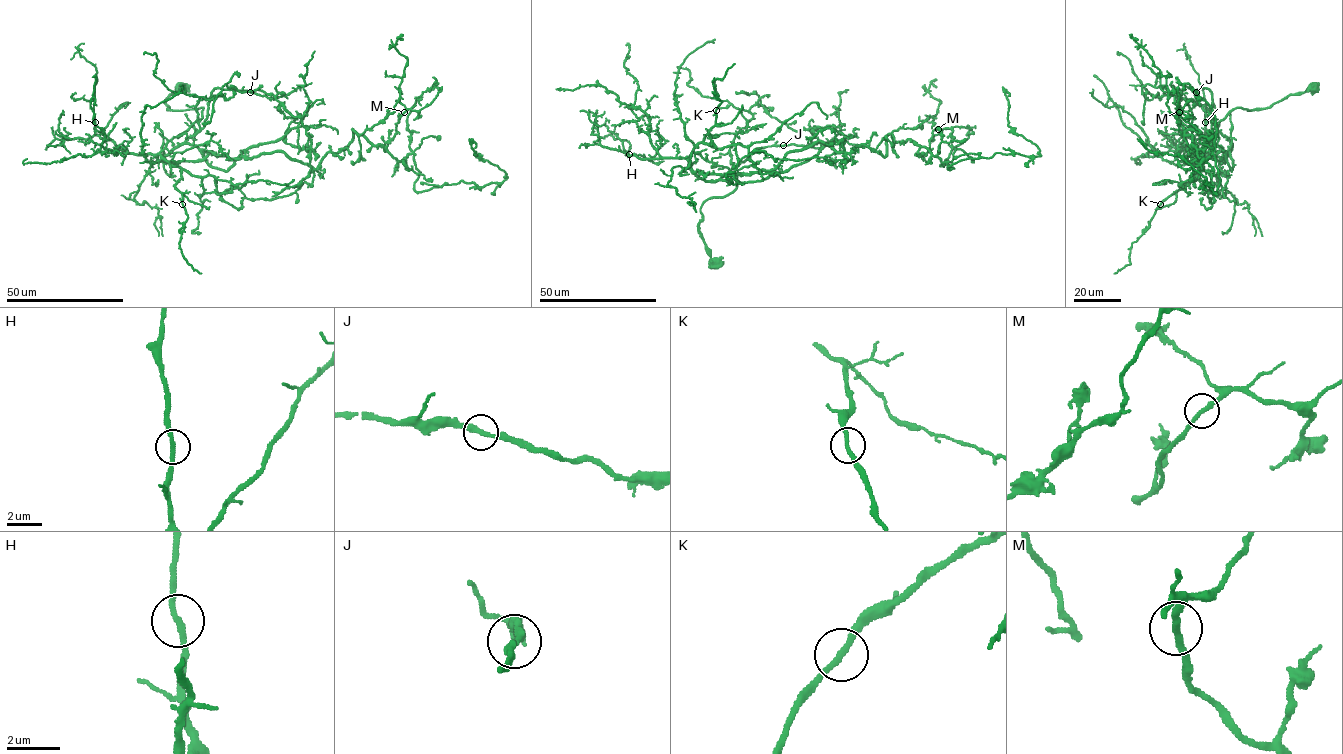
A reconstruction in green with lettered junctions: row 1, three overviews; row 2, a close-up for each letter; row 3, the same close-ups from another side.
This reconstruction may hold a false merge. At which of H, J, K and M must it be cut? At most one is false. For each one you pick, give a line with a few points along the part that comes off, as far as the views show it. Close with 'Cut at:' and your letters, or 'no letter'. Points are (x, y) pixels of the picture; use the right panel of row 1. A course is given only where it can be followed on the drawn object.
Cut at: no letter

